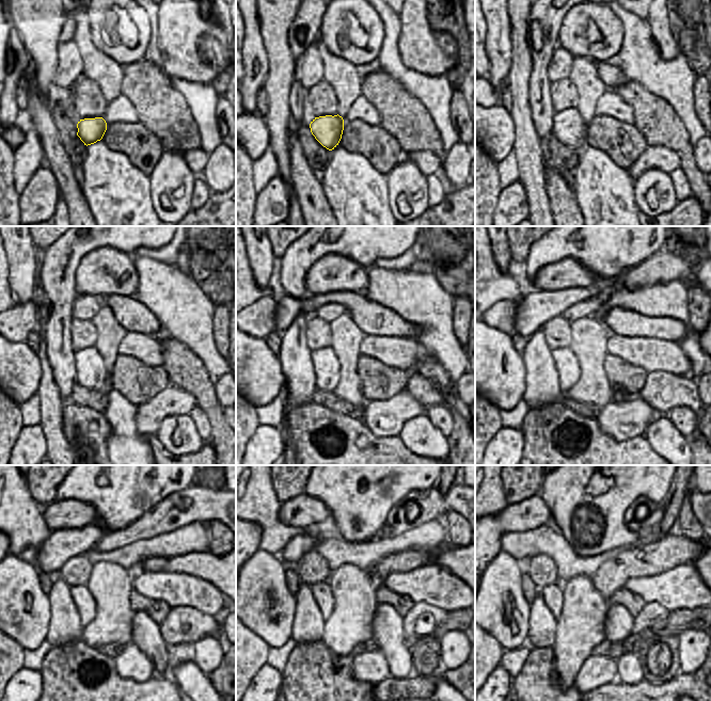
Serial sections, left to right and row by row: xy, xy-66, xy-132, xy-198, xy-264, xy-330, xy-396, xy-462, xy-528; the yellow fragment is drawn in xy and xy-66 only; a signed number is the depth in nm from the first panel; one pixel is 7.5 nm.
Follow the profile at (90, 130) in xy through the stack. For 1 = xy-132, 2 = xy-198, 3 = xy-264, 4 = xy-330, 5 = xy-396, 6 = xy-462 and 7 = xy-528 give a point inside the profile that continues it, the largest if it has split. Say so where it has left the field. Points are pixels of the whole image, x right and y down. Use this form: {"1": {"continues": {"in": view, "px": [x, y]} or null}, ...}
{"1": {"continues": {"in": "xy-132", "px": [569, 128]}}, "2": {"continues": {"in": "xy-198", "px": [92, 371]}}, "3": {"continues": {"in": "xy-264", "px": [328, 366]}}, "4": {"continues": {"in": "xy-330", "px": [569, 370]}}, "5": {"continues": {"in": "xy-396", "px": [83, 599]}}, "6": {"continues": {"in": "xy-462", "px": [317, 599]}}, "7": {"continues": {"in": "xy-528", "px": [552, 596]}}}

